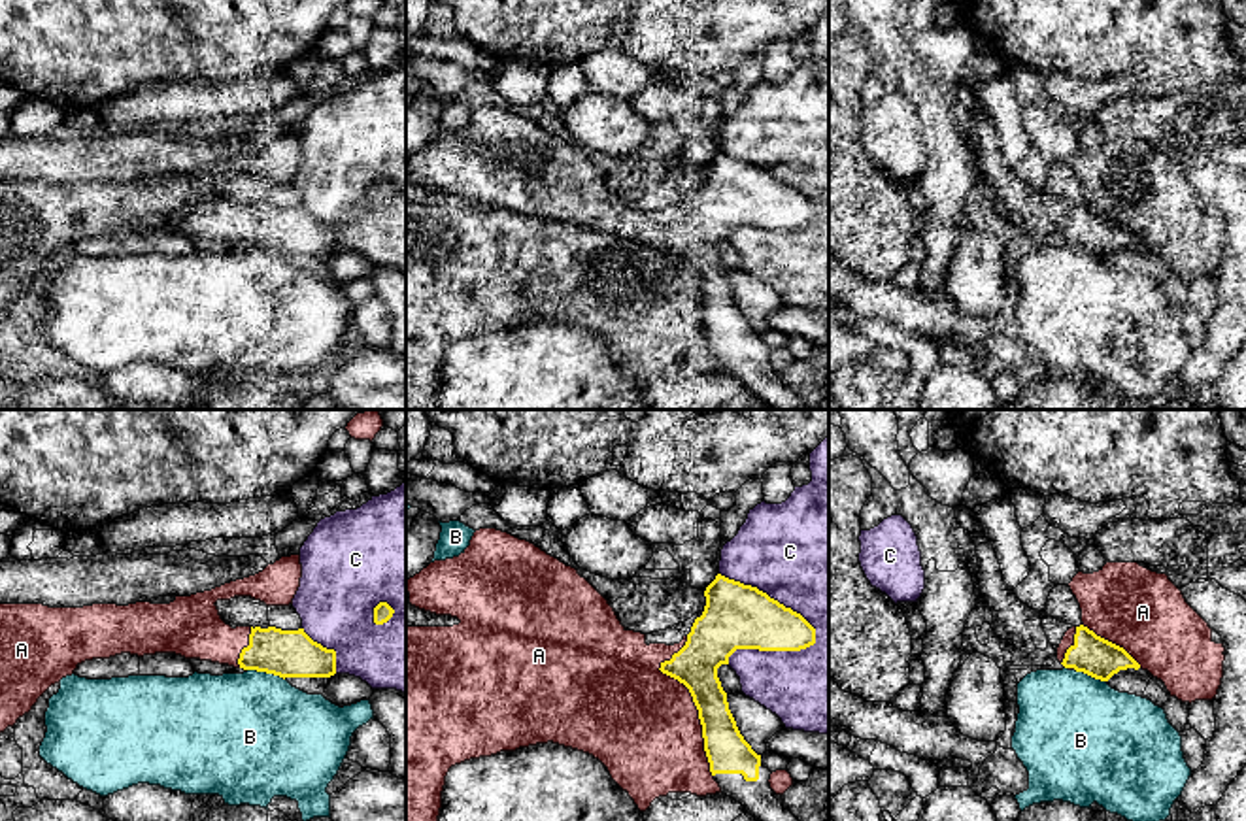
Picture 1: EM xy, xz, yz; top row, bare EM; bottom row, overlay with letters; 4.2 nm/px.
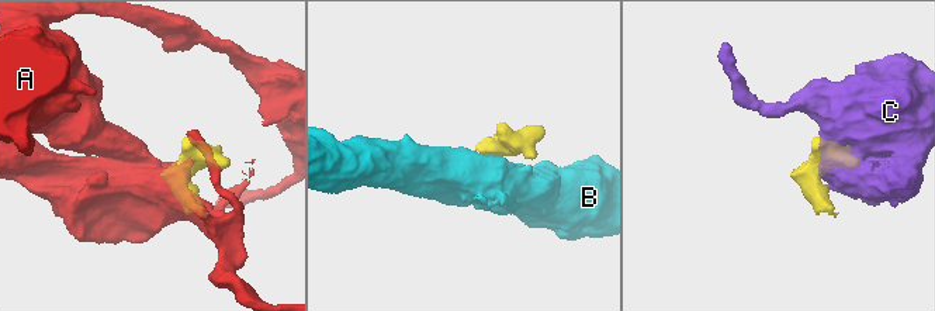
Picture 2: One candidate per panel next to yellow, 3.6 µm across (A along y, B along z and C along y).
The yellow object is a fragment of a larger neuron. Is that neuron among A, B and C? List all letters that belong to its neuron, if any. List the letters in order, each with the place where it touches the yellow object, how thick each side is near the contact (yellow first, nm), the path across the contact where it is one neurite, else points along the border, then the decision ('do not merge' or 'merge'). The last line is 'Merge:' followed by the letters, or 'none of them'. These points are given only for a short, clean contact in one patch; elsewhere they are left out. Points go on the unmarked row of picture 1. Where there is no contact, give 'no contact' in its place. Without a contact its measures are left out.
A: xz (693, 278) | 200/480 nm | merge
B: xy (267, 250) | 200/480 nm | do not merge
C: xz (773, 176) | 280/500 nm | do not merge
Merge: A

